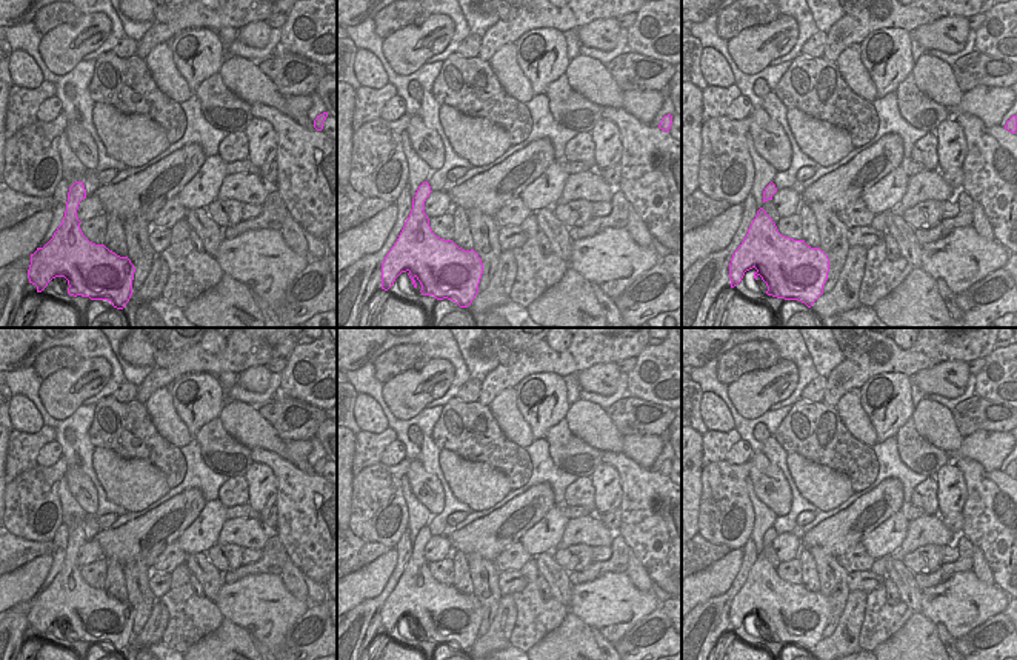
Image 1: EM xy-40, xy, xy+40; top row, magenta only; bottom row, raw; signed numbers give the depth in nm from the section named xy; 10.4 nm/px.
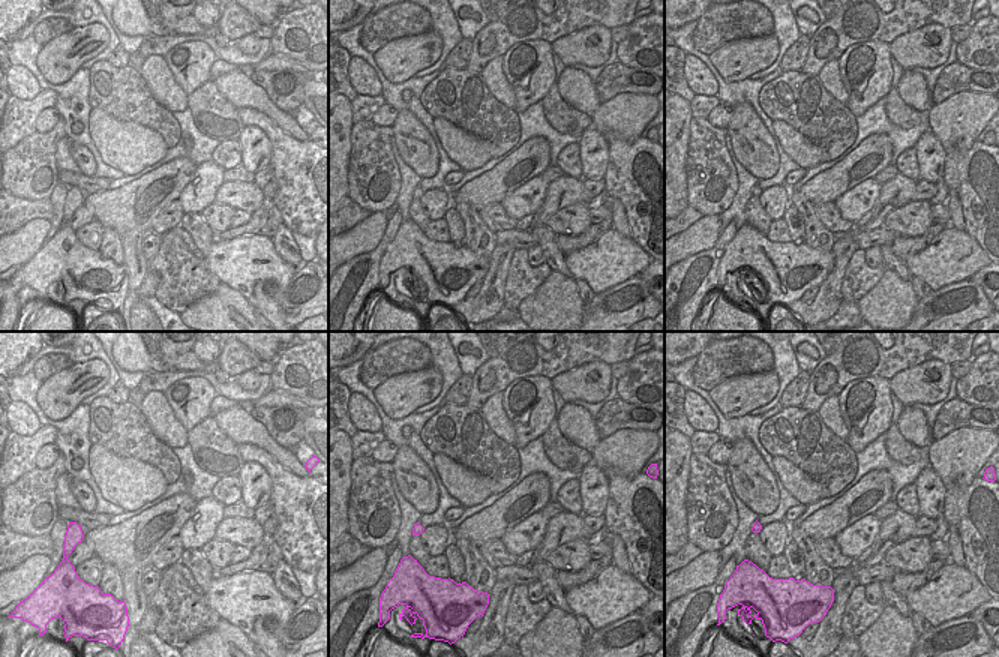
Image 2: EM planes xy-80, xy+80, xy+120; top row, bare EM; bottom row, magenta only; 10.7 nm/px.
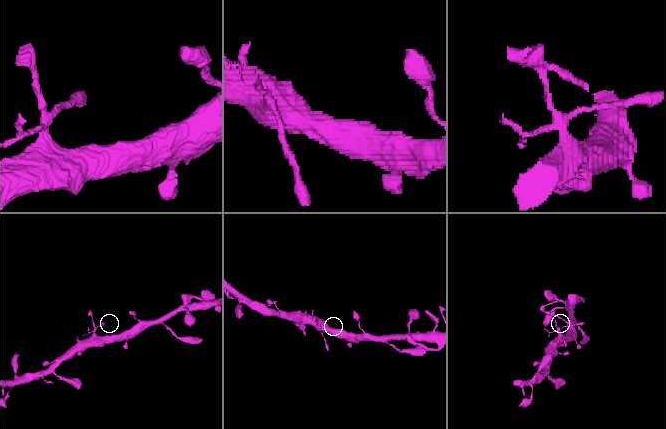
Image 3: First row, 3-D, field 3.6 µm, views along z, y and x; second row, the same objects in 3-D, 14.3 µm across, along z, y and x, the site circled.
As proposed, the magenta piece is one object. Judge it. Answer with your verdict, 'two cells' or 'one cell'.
two cells

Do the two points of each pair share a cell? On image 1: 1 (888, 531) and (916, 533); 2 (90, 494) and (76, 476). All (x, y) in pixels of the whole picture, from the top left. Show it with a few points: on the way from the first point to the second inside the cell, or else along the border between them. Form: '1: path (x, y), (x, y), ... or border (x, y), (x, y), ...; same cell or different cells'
1: border (910, 522), (905, 539), (891, 554); different cells
2: path (85, 490), (77, 480); same cell

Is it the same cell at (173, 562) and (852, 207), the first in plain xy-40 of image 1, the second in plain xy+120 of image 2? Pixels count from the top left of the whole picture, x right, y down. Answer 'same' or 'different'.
different

